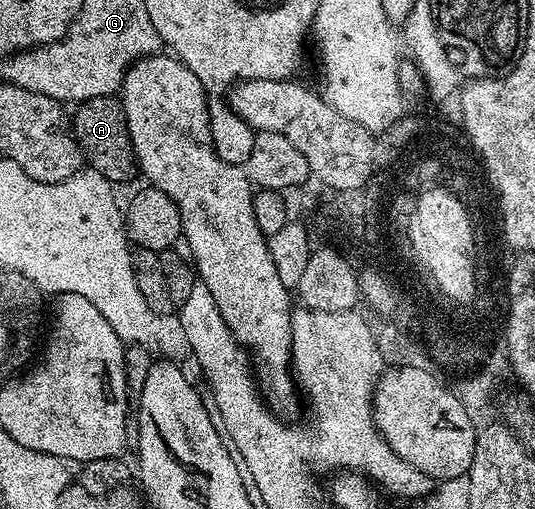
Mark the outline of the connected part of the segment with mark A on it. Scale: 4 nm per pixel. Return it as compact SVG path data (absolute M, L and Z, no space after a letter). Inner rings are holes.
M118 97L94 98L88 102L78 103L76 114L73 114L73 133L75 143L82 150L86 165L101 172L112 184L127 182L136 177L137 163L129 128L125 120L123 103Z

